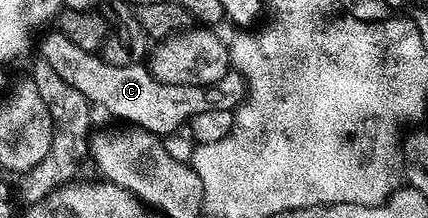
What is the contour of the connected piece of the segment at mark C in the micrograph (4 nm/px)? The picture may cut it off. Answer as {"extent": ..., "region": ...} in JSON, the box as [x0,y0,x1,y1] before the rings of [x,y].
{"extent":[41,30,248,138],"region":[[[51,30],[42,40],[41,59],[72,90],[80,90],[91,105],[103,108],[114,116],[123,116],[131,120],[131,125],[148,131],[154,136],[165,138],[173,132],[185,129],[196,114],[205,114],[208,110],[228,110],[234,112],[246,98],[248,91],[246,79],[233,70],[224,74],[220,82],[206,86],[180,86],[165,84],[154,77],[145,63],[132,66],[112,66],[112,62],[102,59],[97,52],[80,50],[76,42],[68,42],[63,32]]]}

